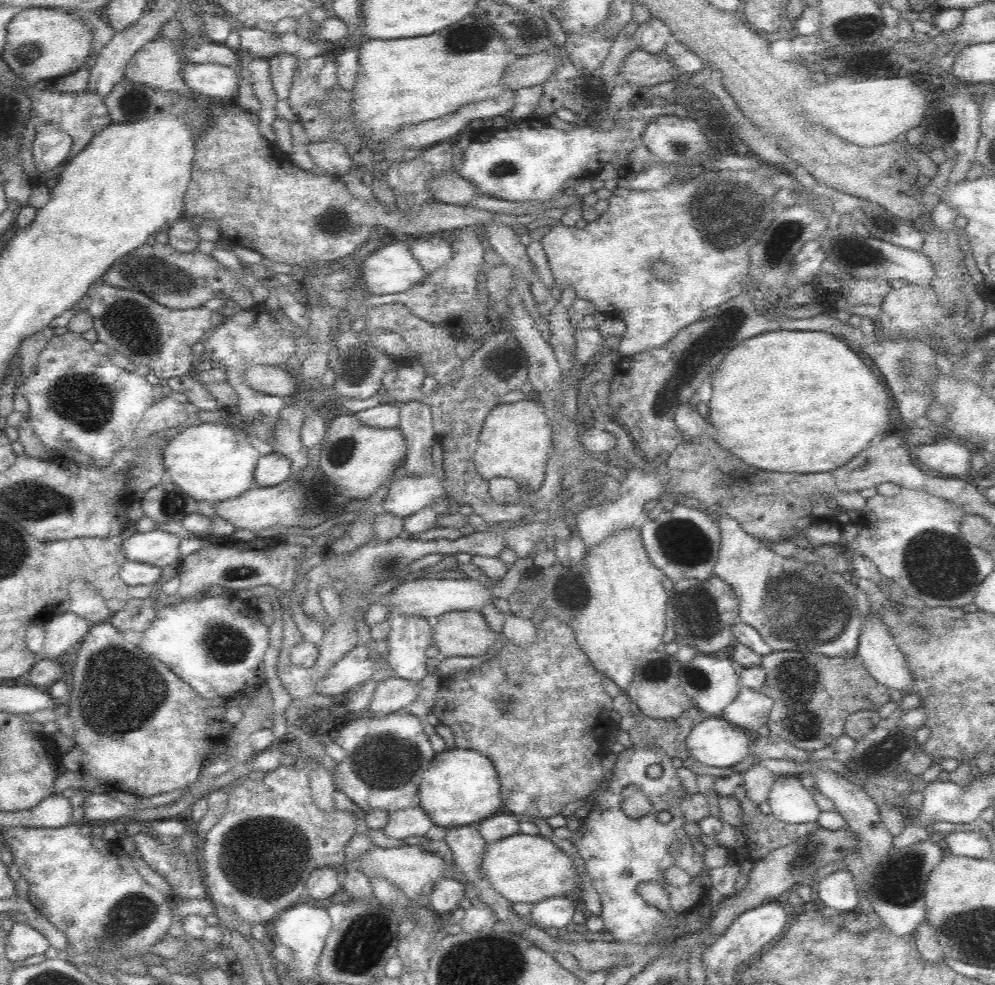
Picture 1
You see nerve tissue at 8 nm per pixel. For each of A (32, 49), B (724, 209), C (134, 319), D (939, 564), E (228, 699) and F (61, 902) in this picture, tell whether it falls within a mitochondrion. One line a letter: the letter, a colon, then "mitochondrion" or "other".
A: mitochondrion
B: mitochondrion
C: mitochondrion
D: mitochondrion
E: other
F: other

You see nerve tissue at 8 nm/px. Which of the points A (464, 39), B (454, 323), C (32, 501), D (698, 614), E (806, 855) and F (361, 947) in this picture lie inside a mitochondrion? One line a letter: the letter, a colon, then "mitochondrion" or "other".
A: mitochondrion
B: other
C: mitochondrion
D: mitochondrion
E: mitochondrion
F: mitochondrion

